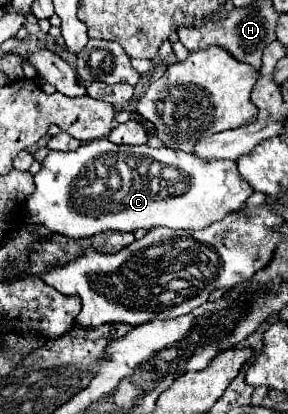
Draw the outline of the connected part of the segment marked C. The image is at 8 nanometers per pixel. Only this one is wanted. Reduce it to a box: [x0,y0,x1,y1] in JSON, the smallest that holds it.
[26,139,254,239]

